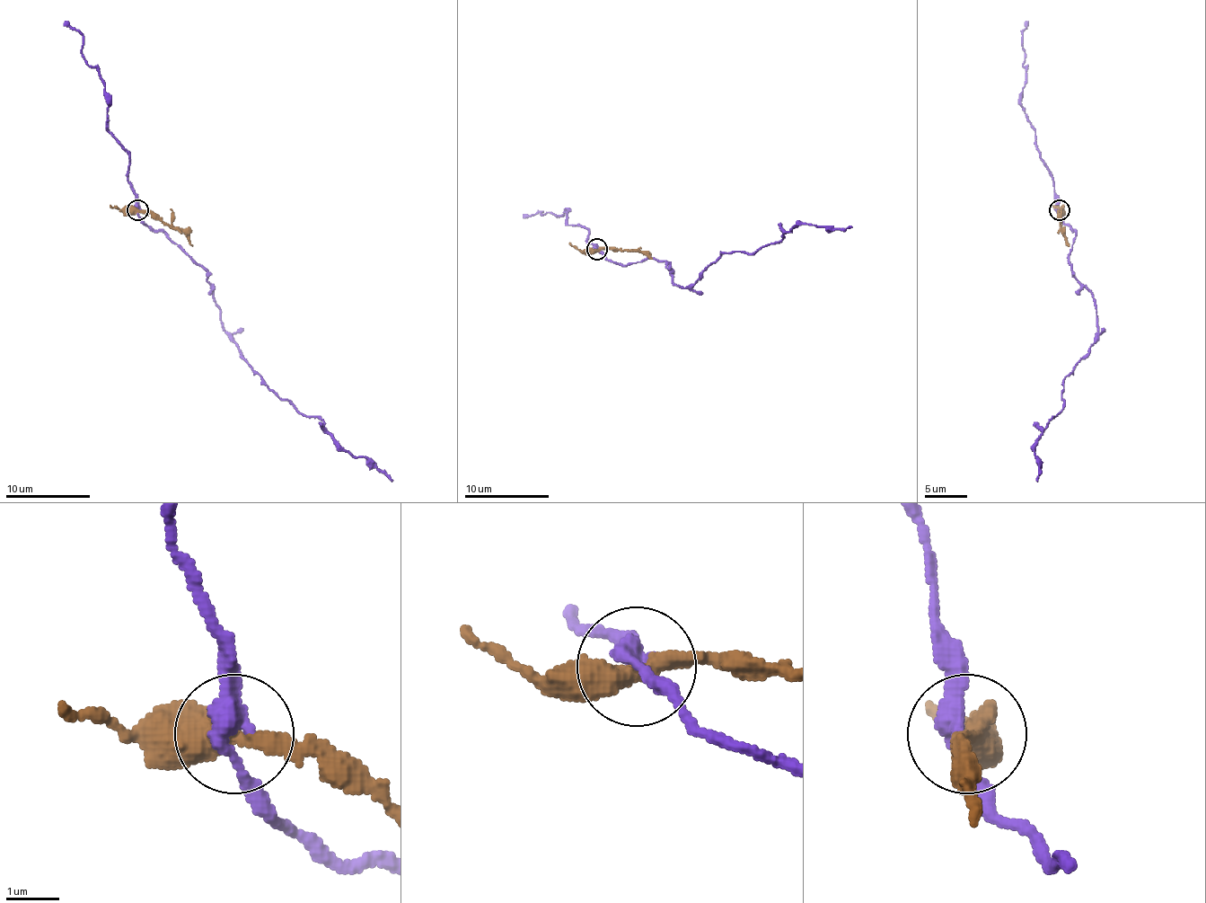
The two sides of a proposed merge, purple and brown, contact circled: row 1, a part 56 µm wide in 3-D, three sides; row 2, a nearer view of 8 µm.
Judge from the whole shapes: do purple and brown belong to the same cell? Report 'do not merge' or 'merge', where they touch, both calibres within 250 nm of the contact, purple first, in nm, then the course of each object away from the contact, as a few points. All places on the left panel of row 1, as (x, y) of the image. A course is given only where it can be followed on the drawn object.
do not merge | (137, 210) | 320/440 nm | purple via (138, 209), (148, 228), (206, 270), (220, 323), (262, 380), (393, 480) | brown via (138, 209), (151, 209), (163, 222), (176, 226), (193, 245)

